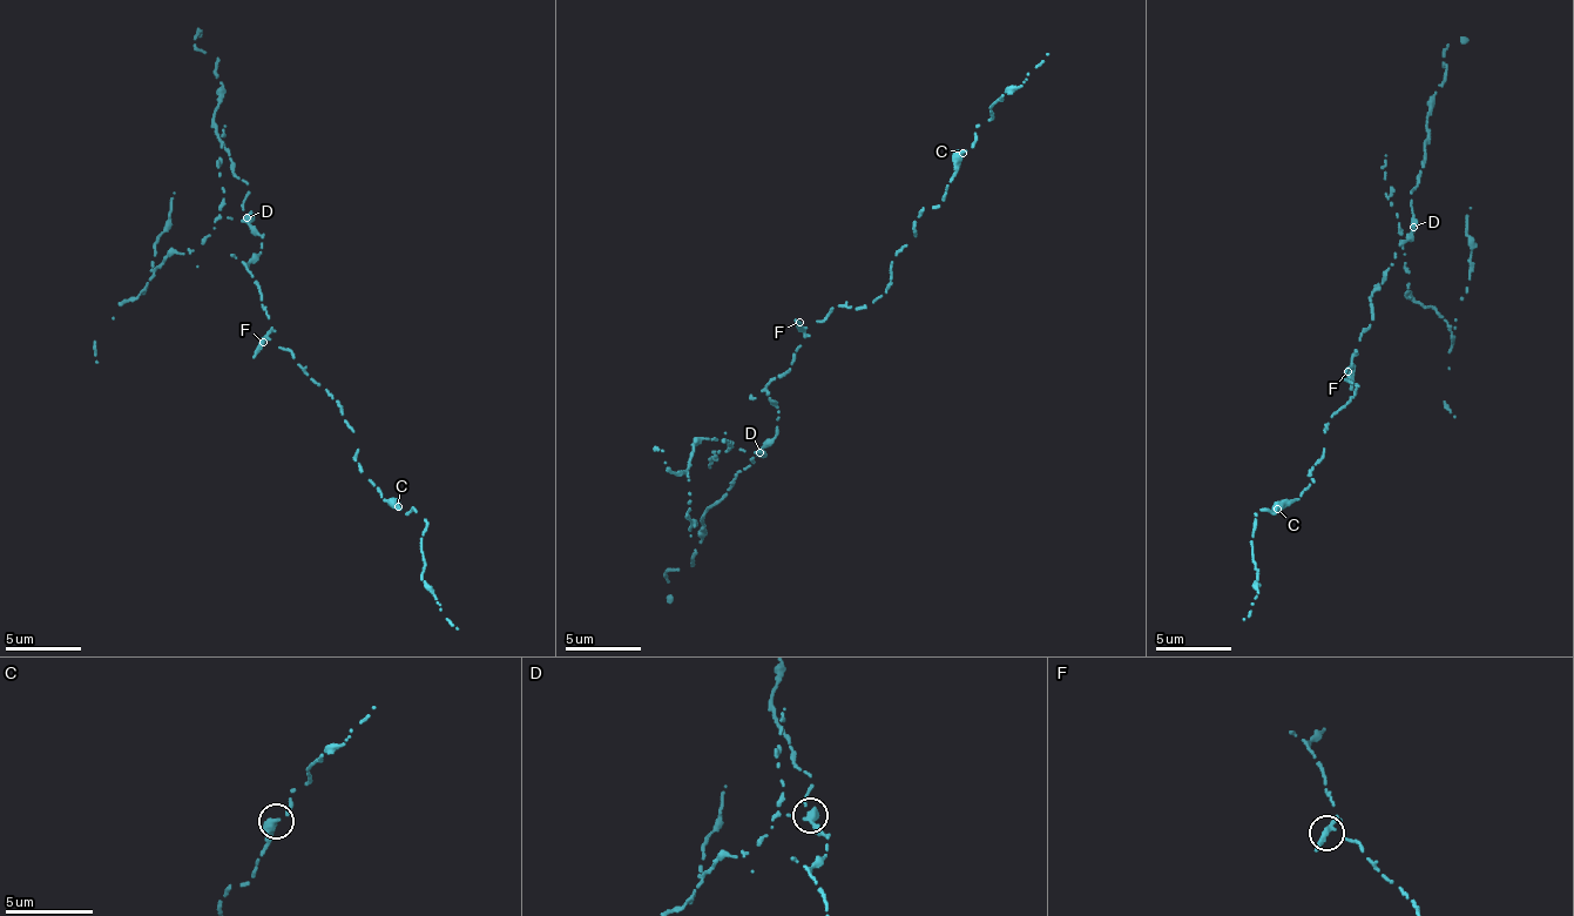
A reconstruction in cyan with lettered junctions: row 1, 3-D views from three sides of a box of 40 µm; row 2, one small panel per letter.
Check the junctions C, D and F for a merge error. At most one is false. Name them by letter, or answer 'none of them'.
D

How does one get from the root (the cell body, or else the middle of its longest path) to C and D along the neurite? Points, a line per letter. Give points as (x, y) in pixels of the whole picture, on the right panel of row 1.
C: (1351, 369), (1345, 379), (1357, 383), (1356, 395), (1324, 431), (1325, 450), (1310, 472), (1314, 482), (1277, 509)
D: (1351, 369), (1360, 331), (1370, 324), (1369, 300), (1383, 281), (1398, 244), (1409, 241), (1413, 228)

